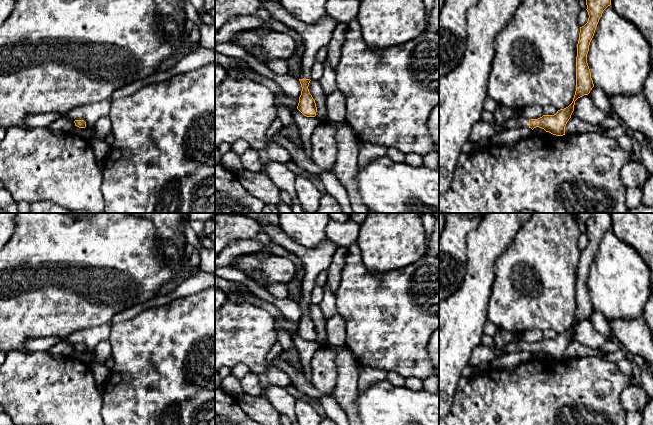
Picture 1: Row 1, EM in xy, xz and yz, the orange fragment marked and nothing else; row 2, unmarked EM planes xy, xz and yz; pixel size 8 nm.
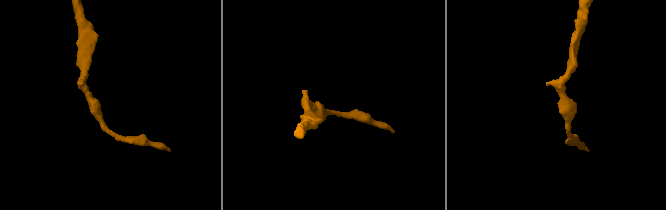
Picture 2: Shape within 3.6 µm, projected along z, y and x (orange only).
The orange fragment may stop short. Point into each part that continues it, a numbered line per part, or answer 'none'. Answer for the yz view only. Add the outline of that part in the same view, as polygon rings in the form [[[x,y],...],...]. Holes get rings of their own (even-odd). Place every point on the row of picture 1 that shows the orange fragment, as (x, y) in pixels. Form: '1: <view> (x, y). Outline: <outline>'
1: yz (523, 121). Outline: [[[521,117],[521,118],[511,118],[501,123],[501,126],[504,129],[511,128],[520,128],[520,127],[529,127],[529,118]]]

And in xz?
1: xz (315, 36). Outline: [[[261,1],[270,13],[272,19],[275,19],[283,23],[285,26],[296,30],[301,35],[302,44],[305,47],[305,51],[302,56],[301,79],[310,79],[311,68],[316,62],[316,54],[321,48],[328,46],[338,21],[327,14],[315,24],[306,24],[290,14],[279,3],[279,1]]]

